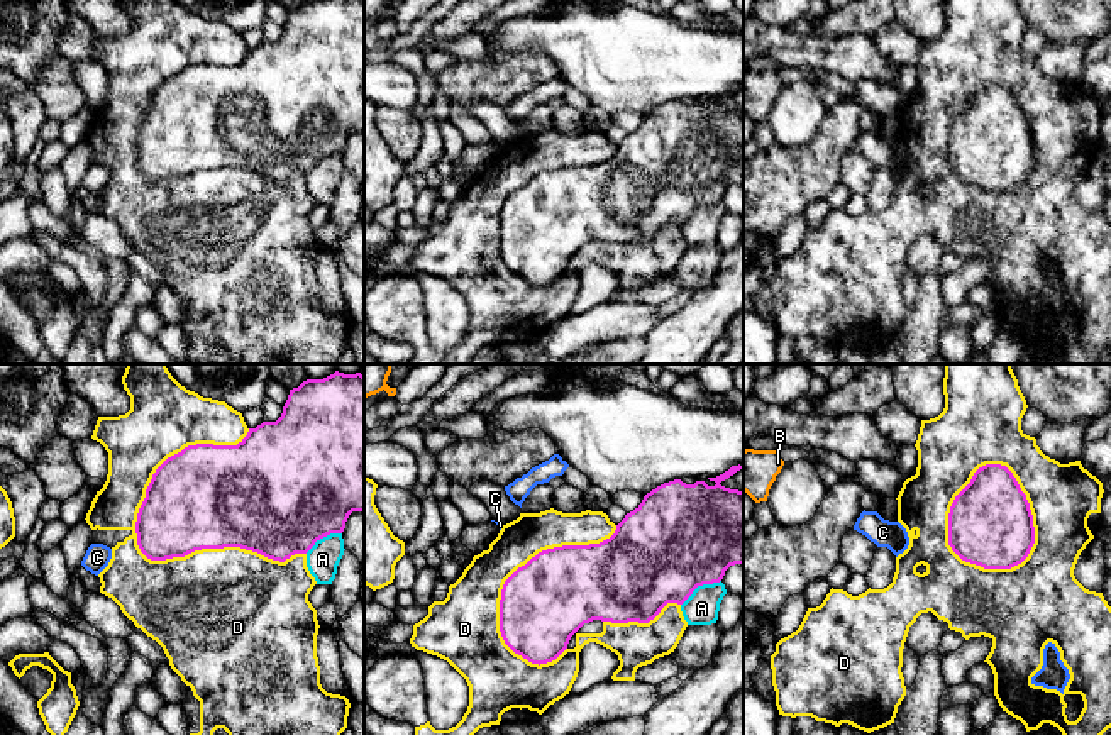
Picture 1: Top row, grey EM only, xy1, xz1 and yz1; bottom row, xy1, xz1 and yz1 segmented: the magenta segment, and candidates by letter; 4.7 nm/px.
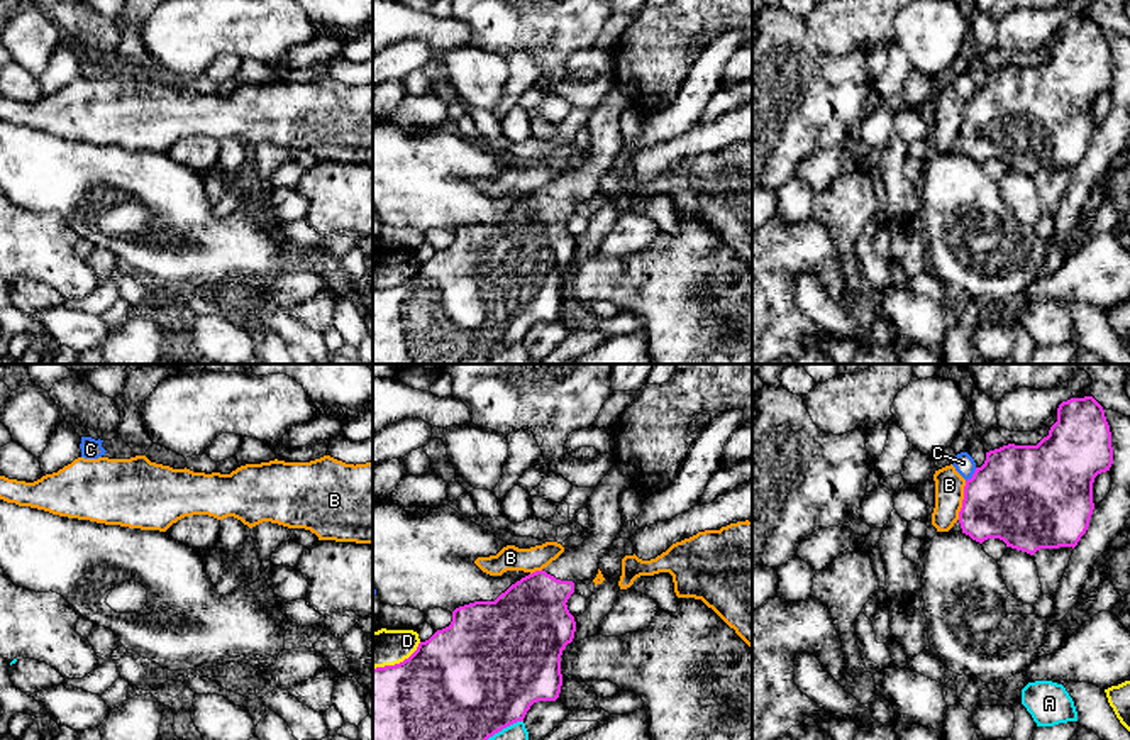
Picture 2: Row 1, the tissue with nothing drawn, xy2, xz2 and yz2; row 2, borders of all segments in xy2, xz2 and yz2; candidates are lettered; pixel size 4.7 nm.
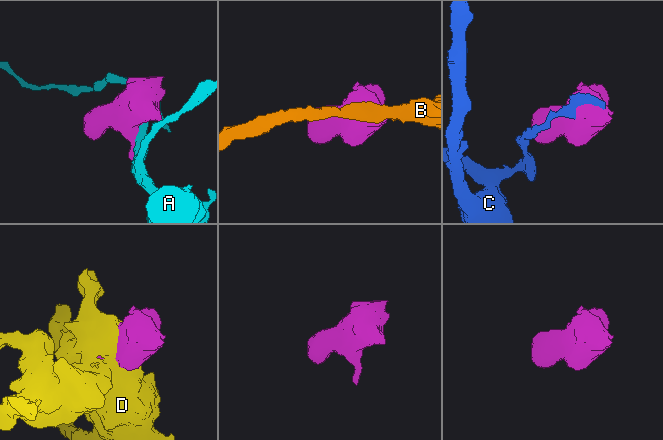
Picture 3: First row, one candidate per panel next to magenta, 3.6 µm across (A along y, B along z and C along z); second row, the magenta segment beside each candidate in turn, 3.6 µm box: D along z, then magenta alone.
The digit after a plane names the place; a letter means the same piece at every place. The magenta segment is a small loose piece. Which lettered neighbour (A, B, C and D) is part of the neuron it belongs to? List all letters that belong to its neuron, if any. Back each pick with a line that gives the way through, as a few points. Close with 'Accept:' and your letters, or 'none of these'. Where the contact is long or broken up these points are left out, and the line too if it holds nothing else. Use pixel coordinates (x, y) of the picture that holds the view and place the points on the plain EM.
Accept: none of these

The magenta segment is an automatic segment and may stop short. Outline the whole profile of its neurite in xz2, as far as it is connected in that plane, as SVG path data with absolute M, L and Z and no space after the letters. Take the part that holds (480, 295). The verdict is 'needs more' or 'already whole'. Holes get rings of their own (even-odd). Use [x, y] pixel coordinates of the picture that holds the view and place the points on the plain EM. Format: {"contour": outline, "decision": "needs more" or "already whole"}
{"contour": "M615 81L586 124L590 147L581 166L564 168L564 173L547 188L522 198L495 222L474 222L456 229L451 246L420 262L408 279L373 290L373 364L485 364L503 349L523 342L534 323L559 318L562 306L561 276L576 252L574 237L566 224L578 202L596 198L600 179L622 151L618 117L630 110L634 97L632 85Z", "decision": "needs more"}

